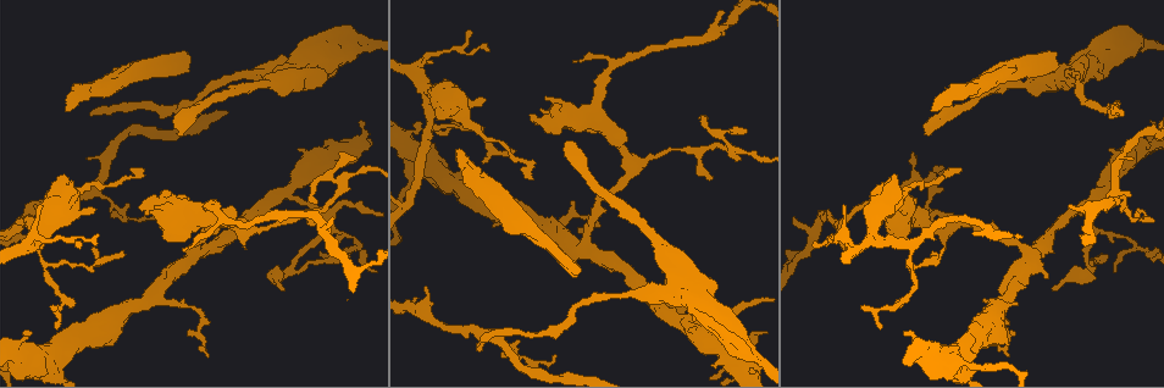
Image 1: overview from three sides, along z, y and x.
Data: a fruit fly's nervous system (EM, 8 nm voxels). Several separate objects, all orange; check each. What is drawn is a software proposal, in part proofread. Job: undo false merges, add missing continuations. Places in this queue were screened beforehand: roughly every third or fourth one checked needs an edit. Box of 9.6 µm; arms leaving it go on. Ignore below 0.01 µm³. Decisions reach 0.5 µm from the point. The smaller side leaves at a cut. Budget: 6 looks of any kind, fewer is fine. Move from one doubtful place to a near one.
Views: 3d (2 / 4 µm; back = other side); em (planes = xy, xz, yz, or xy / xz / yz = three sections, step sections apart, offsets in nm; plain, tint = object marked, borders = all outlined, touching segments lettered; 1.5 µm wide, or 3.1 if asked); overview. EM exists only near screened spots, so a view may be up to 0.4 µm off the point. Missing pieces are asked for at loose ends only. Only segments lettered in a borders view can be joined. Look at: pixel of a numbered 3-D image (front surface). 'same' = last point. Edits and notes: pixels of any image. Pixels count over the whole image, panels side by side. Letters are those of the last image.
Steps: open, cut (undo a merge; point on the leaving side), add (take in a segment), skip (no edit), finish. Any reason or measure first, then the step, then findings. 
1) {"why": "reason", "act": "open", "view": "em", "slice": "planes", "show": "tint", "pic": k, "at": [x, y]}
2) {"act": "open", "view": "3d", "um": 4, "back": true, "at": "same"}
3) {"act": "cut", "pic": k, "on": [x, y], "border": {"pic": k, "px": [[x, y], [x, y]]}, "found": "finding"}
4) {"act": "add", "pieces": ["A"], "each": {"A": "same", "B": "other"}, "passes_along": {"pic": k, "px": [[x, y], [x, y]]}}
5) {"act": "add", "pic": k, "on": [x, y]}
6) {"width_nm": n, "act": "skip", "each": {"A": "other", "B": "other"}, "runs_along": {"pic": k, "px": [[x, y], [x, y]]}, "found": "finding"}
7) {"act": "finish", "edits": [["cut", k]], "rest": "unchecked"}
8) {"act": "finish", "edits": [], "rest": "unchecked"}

{"why": "tapers out", "act": "open", "view": "em", "slice": "yz", "step": 4, "show": "borders", "pic": 1, "at": [432, 63]}

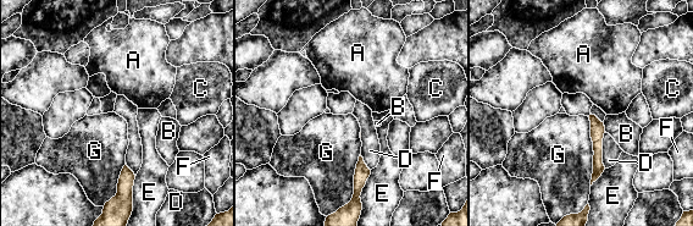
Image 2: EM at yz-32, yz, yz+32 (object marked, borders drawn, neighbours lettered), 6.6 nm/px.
{"why": "cut it another way", "act": "open", "view": "em", "slice": "planes", "show": "borders", "at": "same"}

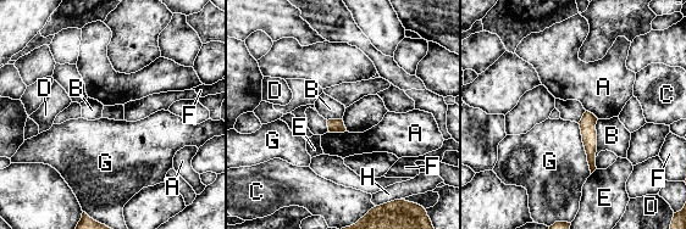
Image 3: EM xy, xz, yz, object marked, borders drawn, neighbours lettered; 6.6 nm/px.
{"width_nm": 100, "longest_contact_nm": ["G", 340], "act": "skip", "each": {"A": "other", "B": "other", "C": "other", "D": "other", "E": "other", "F": "other", "G": "other", "H": "other"}, "found": "none of them fits"}

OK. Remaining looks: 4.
{"why": "free end", "act": "open", "view": "em", "slice": "planes", "show": "borders", "pic": 1, "at": [1055, 51]}

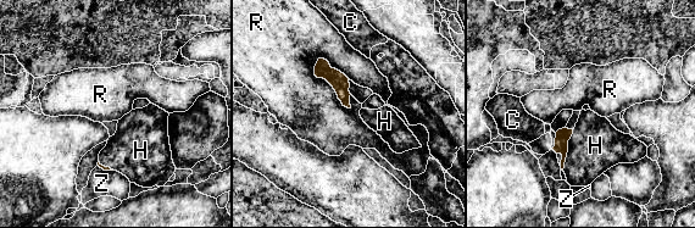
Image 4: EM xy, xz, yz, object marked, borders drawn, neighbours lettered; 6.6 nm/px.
{"act": "add", "pieces": ["H"], "each": {"C": "other", "H": "same", "R": "other", "Z": "other"}, "found": "it goes on there"}

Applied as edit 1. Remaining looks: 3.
{"act": "finish", "edits": [["add", 4]], "rest": "unchecked"}

